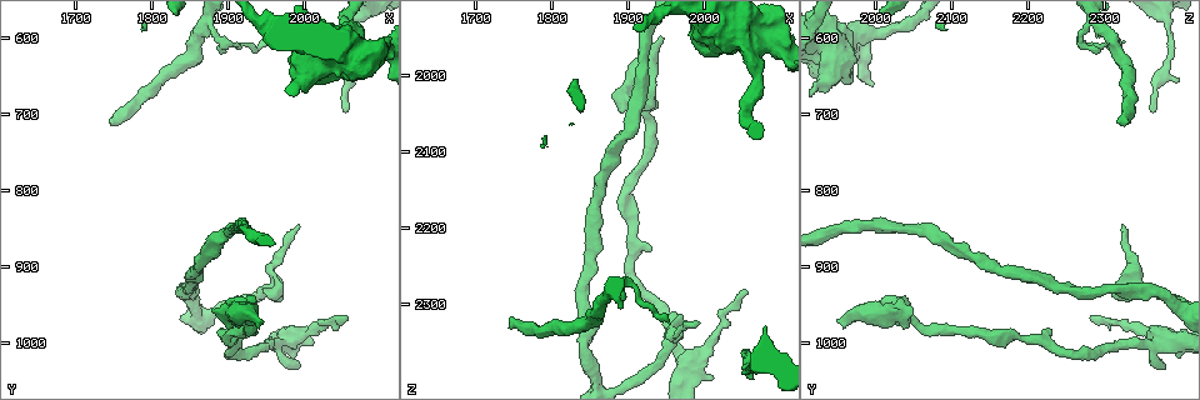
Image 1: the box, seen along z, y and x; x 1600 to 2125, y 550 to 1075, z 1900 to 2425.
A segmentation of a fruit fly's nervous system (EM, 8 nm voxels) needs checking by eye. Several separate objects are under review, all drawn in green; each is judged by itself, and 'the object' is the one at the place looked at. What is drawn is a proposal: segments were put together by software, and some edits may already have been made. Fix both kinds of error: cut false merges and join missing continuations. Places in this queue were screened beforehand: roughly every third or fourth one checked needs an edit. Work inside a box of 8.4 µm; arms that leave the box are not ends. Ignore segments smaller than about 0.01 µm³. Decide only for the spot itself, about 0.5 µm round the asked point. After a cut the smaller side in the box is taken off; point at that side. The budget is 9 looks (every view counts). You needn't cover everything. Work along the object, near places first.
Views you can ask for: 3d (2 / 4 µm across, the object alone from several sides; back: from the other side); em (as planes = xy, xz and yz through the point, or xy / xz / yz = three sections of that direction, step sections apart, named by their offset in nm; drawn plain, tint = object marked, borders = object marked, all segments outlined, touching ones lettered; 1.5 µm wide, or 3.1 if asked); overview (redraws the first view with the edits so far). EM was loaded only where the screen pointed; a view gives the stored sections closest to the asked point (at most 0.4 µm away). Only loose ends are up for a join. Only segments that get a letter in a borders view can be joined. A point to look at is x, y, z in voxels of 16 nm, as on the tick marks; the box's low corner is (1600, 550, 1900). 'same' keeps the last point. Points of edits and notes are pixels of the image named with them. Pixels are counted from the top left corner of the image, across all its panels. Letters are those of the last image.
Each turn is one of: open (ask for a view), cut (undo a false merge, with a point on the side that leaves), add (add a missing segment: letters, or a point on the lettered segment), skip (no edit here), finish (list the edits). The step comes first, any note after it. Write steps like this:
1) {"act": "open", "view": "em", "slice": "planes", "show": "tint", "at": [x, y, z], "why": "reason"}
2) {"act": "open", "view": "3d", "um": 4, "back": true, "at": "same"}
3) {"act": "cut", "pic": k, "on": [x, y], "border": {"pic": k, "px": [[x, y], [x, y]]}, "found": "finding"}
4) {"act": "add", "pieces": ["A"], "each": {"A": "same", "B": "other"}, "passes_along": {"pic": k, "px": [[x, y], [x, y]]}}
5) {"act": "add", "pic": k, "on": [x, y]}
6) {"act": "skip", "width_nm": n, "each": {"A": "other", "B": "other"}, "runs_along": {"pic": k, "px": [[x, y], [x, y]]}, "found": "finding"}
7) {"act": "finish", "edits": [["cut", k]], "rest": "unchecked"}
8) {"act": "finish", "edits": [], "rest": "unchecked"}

{"act": "open", "view": "em", "slice": "xy", "step": 8, "show": "tint", "at": [1890, 960, 2045], "why": "free end"}

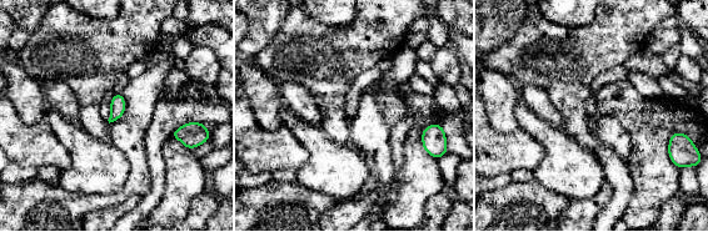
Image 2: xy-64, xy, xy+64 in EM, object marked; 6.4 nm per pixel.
{"act": "open", "view": "em", "slice": "planes", "show": "borders", "at": "same"}

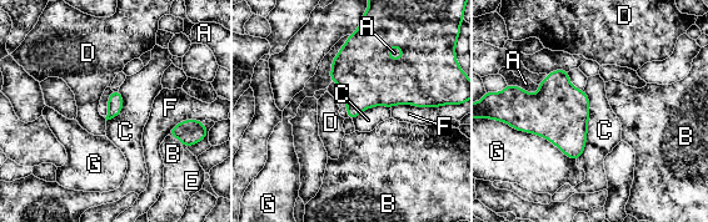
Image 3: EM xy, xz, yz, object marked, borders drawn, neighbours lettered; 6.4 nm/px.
{"act": "skip", "longest_contact_nm": ["G", 500], "each": {"A": "other", "B": "other", "C": "other", "D": "other", "E": "other", "F": "other", "G": "other"}, "border": {"pic": 3, "px": [[583, 90], [588, 131], [577, 160]]}, "found": "no lettered segment goes on from it"}

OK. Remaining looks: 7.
{"act": "open", "view": "em", "um": 3.1, "slice": "xz", "step": 8, "show": "tint", "at": [1940, 975, 1950], "why": "an open end"}

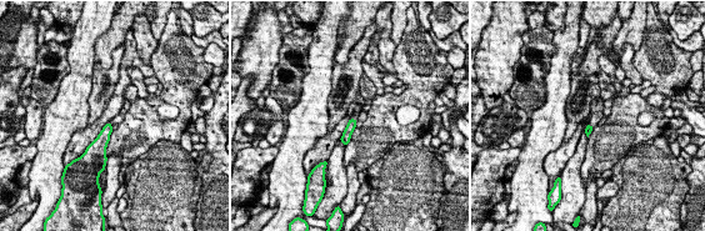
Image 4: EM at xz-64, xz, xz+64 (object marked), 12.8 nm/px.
{"act": "open", "view": "em", "um": 3.1, "slice": "planes", "show": "borders", "at": "same", "why": "another direction"}

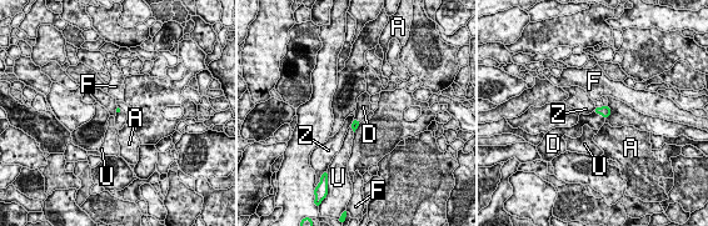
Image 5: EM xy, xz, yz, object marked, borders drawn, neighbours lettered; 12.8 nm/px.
{"act": "add", "pieces": ["D"], "each": {"A": "other", "D": "same", "F": "other", "U": "other", "Z": "other"}, "passes_along": {"pic": 5, "px": [[604, 111], [599, 114], [593, 120]]}, "found": "it goes on there"}

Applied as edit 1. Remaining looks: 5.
{"act": "open", "view": "overview", "why": "redraw"}

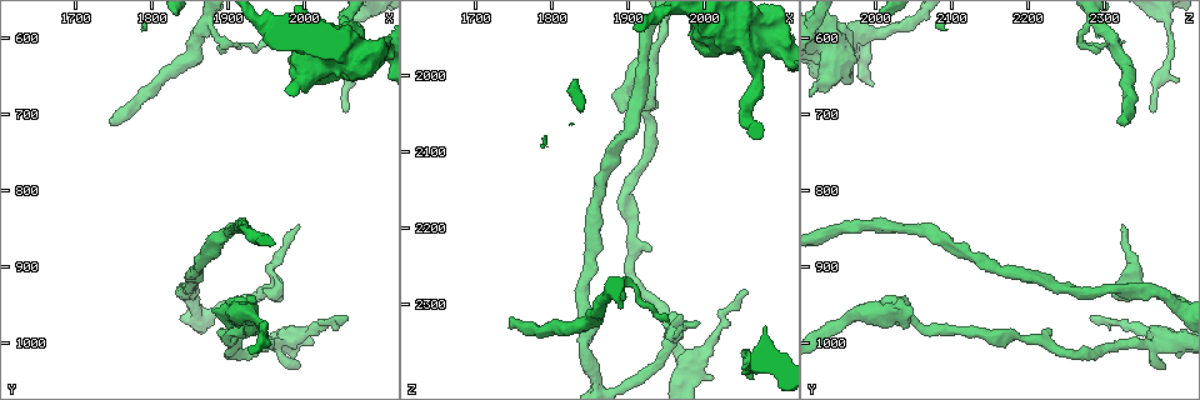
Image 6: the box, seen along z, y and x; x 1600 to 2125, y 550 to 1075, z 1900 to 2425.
{"act": "open", "view": "em", "slice": "xz", "step": 8, "show": "tint", "at": [1745, 710, 2315], "why": "long arm stops here"}

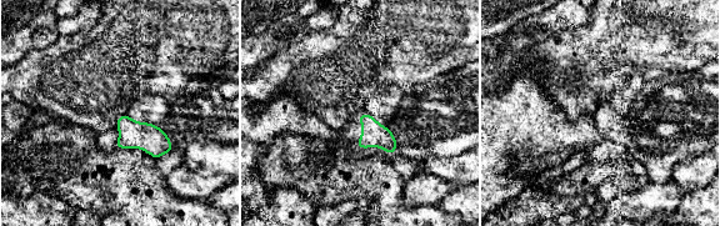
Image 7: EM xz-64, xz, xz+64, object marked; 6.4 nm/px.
{"act": "open", "view": "em", "slice": "planes", "show": "borders", "at": "same", "why": "cut it another way"}

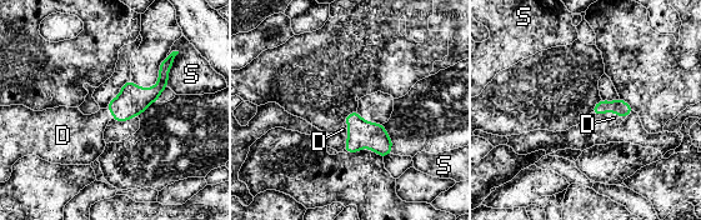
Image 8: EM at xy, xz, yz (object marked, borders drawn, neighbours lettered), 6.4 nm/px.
{"act": "add", "pieces": ["D"], "longest_contact_nm": ["S", 220], "each": {"D": "same", "S": "other"}, "found": "it goes on there"}

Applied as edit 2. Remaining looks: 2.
{"act": "finish", "edits": [["add", 5], ["add", 8]], "rest": "unchecked"}

